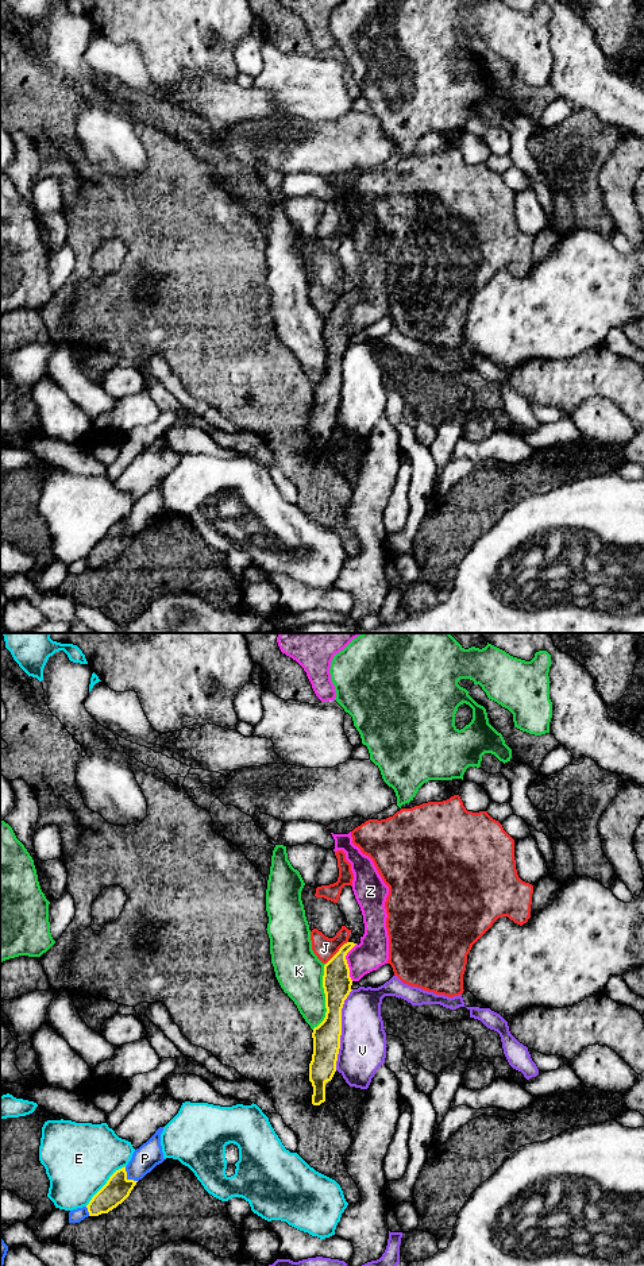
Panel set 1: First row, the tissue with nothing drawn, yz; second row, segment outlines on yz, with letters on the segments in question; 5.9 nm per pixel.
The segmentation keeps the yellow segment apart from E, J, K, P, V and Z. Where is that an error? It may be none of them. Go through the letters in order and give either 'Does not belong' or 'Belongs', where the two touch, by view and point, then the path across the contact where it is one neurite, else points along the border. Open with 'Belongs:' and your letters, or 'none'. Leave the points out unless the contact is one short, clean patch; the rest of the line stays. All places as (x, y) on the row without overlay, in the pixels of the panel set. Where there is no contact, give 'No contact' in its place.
Belongs: Z
E: Does not belong. Touches yellow at yz (105, 536)
J: Does not belong. Touches yellow at yz (336, 305)
K: Does not belong. Touches yellow at yz (326, 350)
P: Does not belong. Touches yellow at yz (126, 529)
V: Does not belong. Touches yellow at yz (340, 382)
Z: Belongs. Touches yellow at yz (346, 315). Path across: yz (336, 334), (346, 315), (361, 312), (373, 304)

